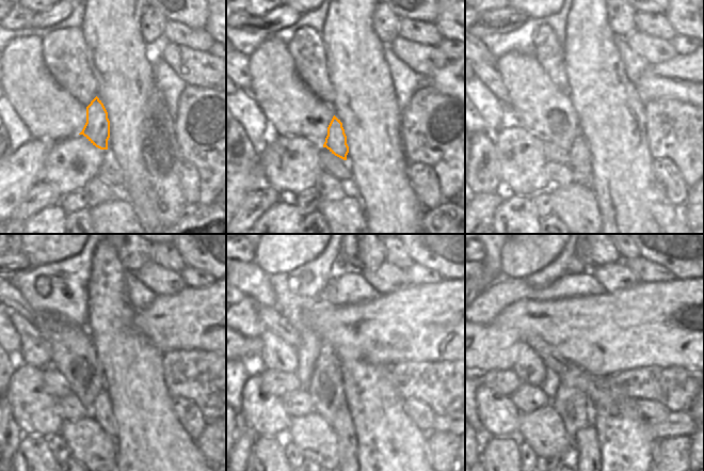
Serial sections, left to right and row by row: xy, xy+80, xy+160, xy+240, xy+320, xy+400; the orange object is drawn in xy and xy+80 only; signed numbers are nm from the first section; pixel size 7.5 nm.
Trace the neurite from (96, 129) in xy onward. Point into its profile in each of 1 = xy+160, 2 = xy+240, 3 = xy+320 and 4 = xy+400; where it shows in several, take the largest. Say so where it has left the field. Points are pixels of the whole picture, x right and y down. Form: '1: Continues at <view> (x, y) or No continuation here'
1: Continues at xy+160 (580, 163)
2: Continues at xy+240 (101, 409)
3: Continues at xy+320 (342, 423)
4: Continues at xy+400 (587, 451)

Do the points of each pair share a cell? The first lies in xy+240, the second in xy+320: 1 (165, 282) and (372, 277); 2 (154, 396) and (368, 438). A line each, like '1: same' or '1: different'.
1: same
2: same

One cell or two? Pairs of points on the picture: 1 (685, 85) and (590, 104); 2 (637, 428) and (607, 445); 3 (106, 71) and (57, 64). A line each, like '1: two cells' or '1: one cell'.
1: two cells
2: one cell
3: two cells

